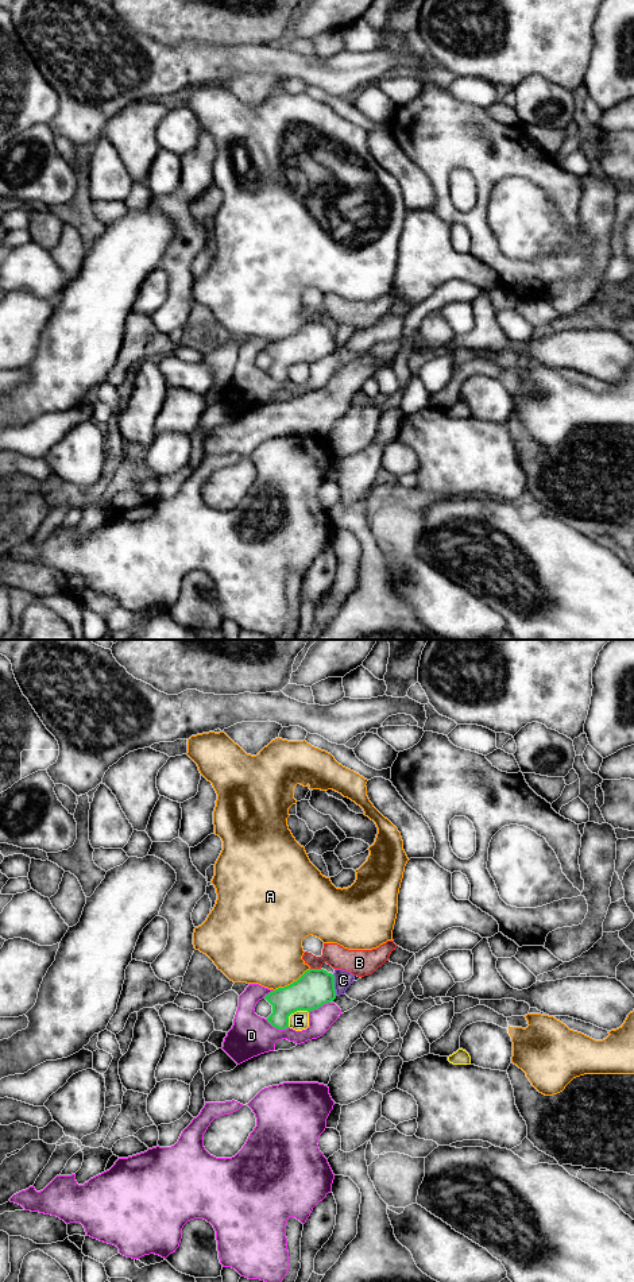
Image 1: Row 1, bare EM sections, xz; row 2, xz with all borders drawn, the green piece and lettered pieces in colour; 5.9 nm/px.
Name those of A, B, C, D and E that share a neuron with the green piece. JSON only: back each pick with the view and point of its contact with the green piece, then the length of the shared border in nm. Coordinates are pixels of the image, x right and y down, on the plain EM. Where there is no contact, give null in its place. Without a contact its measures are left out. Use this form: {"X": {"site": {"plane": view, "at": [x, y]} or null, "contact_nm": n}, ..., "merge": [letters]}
{"merge": []}

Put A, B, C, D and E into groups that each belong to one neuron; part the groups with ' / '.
A / B / C / D / E

